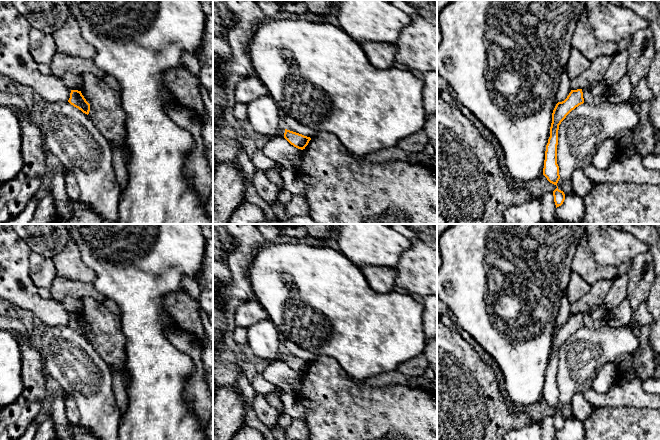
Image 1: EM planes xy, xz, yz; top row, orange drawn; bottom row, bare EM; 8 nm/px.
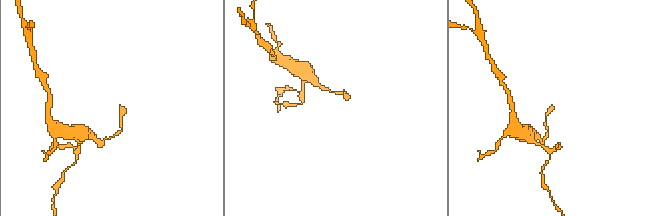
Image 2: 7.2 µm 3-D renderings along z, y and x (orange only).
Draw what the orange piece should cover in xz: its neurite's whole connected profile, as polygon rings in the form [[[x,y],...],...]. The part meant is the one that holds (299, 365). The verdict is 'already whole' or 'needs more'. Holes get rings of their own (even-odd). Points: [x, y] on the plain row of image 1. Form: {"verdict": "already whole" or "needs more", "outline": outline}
{"verdict": "already whole", "outline": [[[285,353],[284,362],[294,371],[298,373],[305,373],[311,364],[310,361]]]}

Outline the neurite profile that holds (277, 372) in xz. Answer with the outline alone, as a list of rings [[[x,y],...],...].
[[[282,360],[268,362],[261,375],[286,394],[297,395],[301,389],[302,374]]]

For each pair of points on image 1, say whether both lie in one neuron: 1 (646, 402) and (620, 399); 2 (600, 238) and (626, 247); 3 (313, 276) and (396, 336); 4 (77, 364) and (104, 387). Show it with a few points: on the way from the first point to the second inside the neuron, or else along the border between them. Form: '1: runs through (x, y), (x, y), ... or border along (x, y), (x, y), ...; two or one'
1: runs through (640, 399), (626, 399); one
2: runs through (606, 242), (610, 246), (620, 246); one
3: runs through (334, 297), (355, 318), (360, 319), (375, 332); one
4: runs through (84, 371), (97, 384); one

